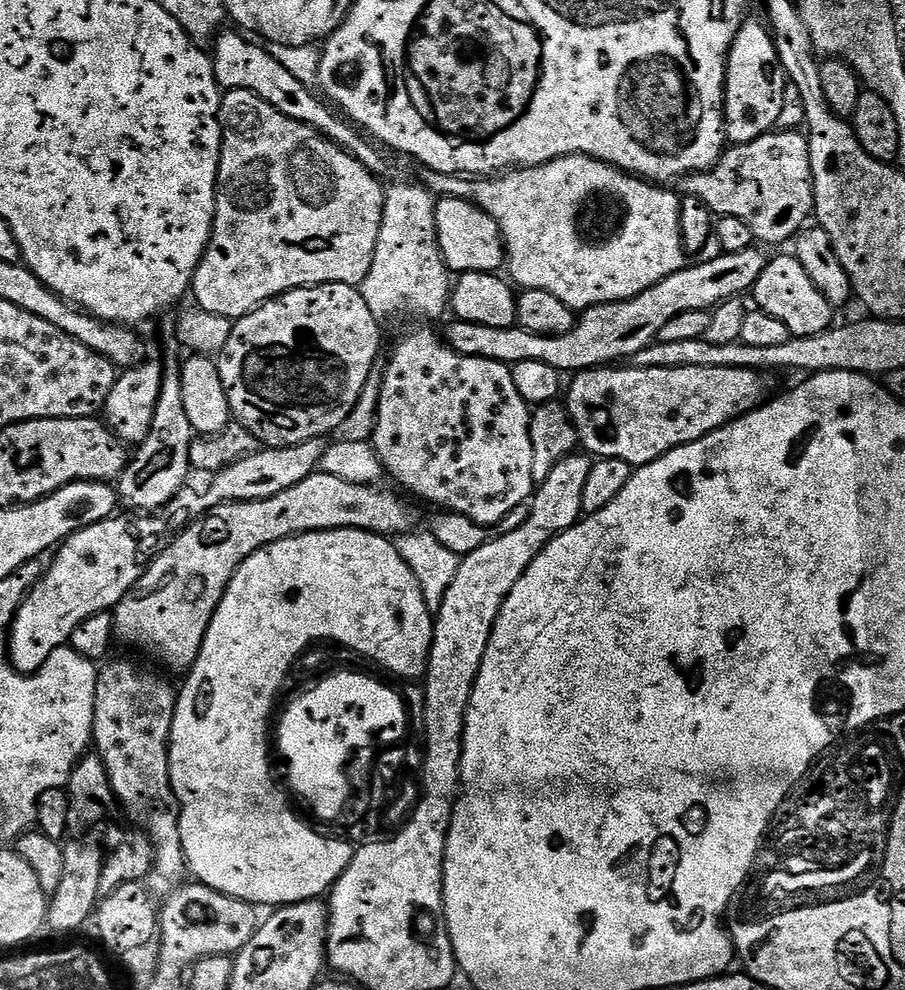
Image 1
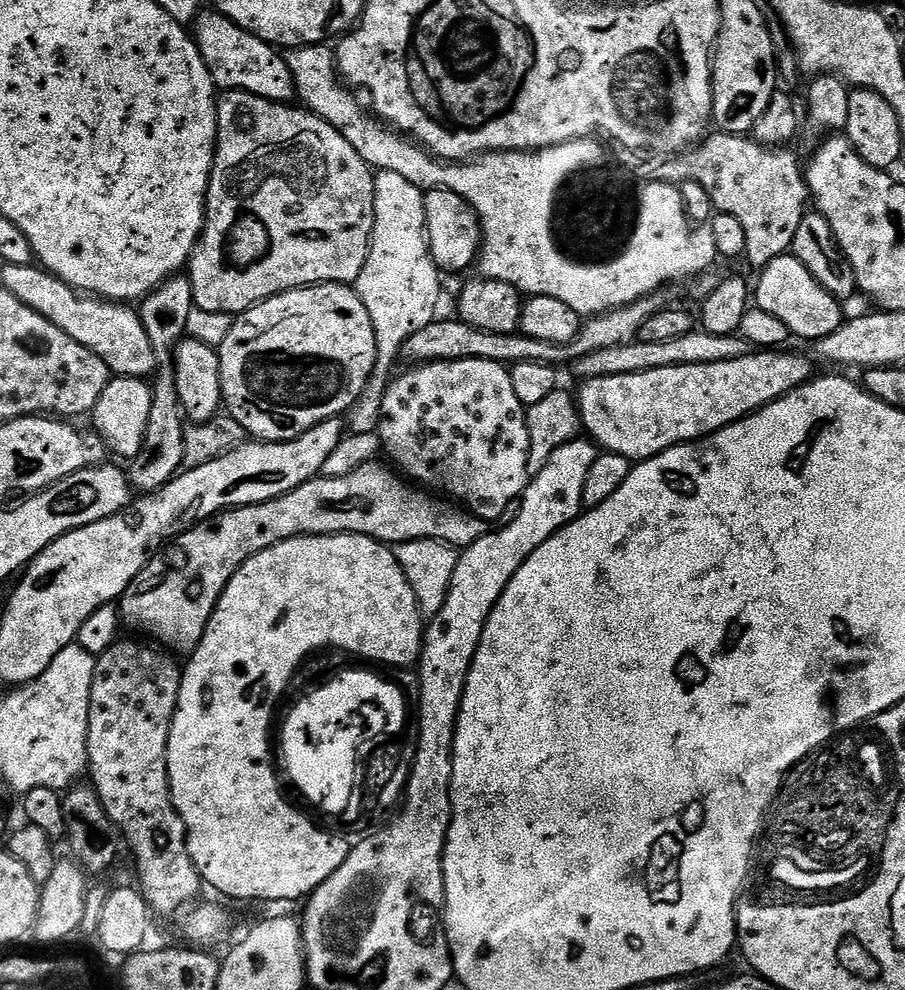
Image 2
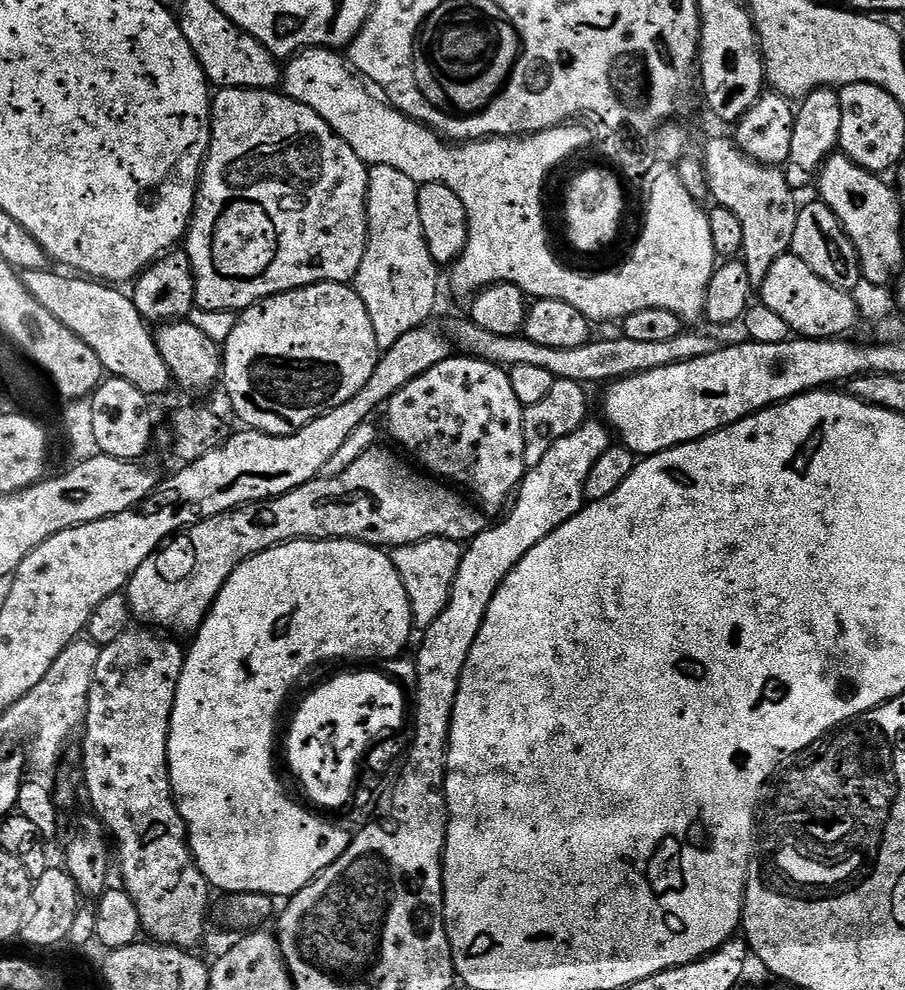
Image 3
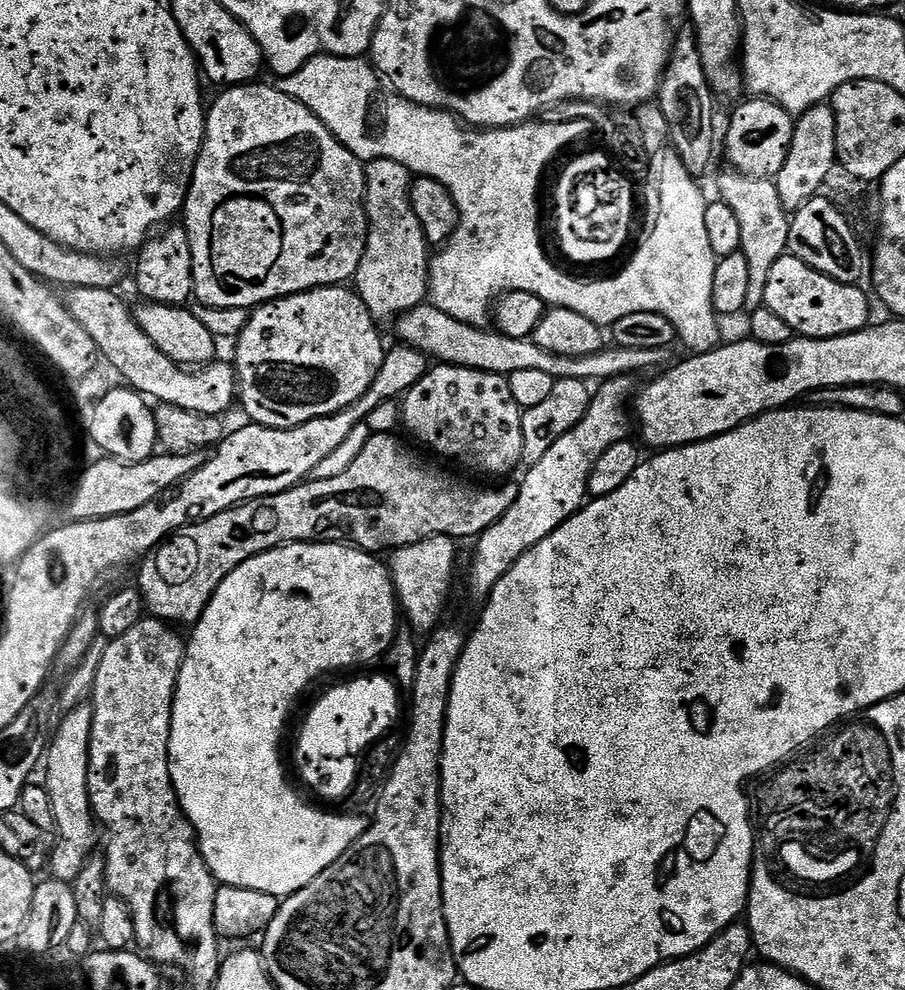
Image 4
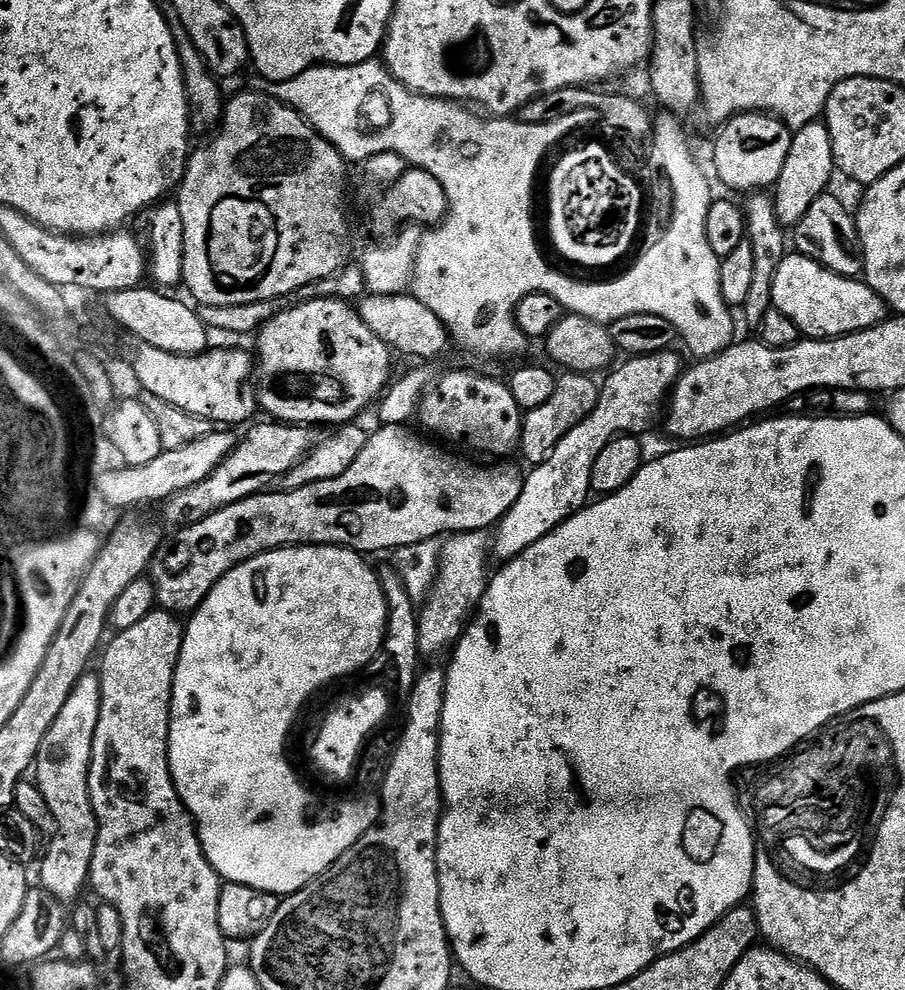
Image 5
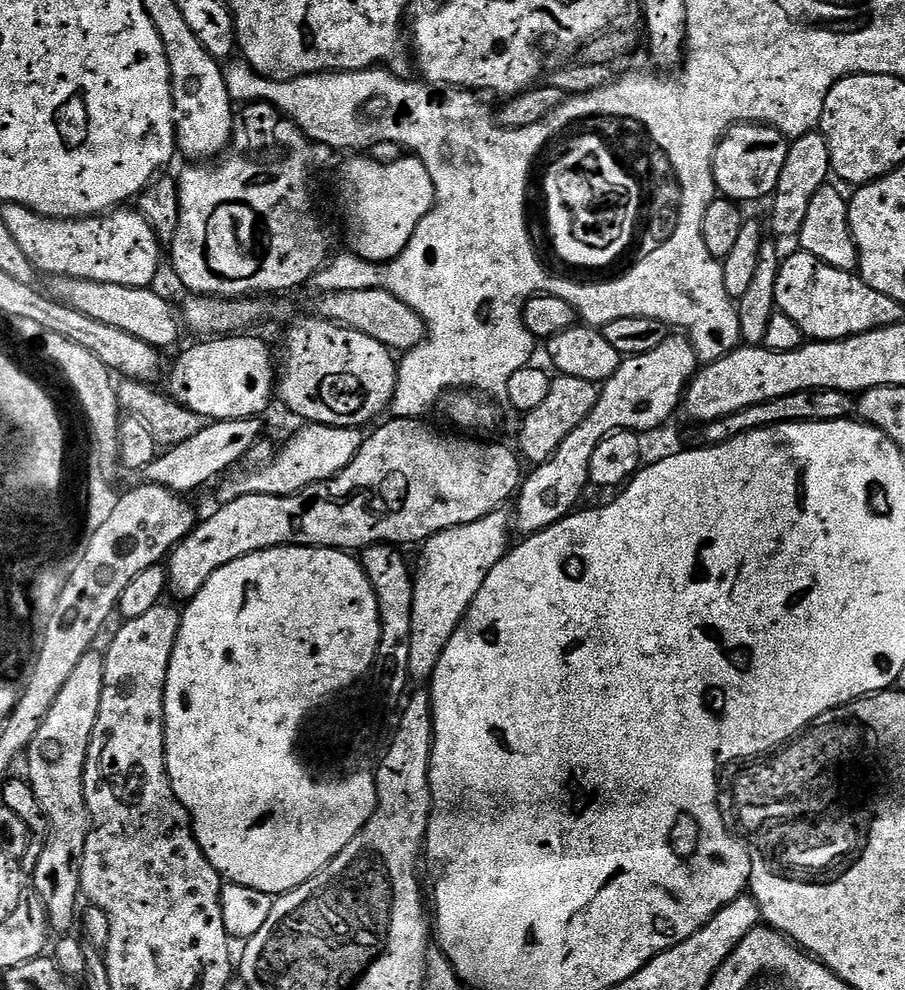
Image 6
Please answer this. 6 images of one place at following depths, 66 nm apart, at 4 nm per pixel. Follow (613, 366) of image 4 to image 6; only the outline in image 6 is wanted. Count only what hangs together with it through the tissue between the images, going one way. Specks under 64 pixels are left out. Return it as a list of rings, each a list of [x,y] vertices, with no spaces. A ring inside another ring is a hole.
[[[385,289],[338,292],[325,295],[322,302],[324,302],[323,315],[327,319],[366,334],[374,338],[374,342],[382,342],[382,346],[392,349],[393,353],[408,352],[411,348],[417,348],[426,339],[426,329],[420,315],[410,310],[410,306],[406,306],[399,296],[390,294]]]

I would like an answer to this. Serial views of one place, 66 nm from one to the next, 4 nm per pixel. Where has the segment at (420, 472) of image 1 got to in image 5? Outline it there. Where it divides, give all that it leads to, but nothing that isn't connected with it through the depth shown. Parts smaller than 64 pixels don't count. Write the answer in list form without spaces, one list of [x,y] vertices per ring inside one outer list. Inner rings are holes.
[[[448,372],[435,384],[436,381],[420,398],[418,421],[425,433],[433,432],[437,441],[445,440],[440,442],[480,456],[508,458],[519,449],[522,409],[503,379],[479,376],[476,372]]]

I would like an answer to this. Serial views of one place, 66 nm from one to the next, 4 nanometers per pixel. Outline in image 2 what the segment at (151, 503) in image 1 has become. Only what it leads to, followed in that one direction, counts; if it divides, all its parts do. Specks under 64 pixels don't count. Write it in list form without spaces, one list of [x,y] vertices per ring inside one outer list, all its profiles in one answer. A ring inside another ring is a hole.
[[[177,274],[162,281],[155,292],[144,297],[138,304],[138,315],[146,330],[146,338],[150,338],[150,346],[154,350],[156,359],[146,438],[143,439],[142,450],[131,459],[129,463],[131,466],[126,470],[129,484],[142,494],[151,494],[168,483],[183,465],[186,422],[183,408],[180,406],[178,390],[175,389],[175,352],[180,341],[186,336],[189,315],[195,307],[192,282],[184,274]]]

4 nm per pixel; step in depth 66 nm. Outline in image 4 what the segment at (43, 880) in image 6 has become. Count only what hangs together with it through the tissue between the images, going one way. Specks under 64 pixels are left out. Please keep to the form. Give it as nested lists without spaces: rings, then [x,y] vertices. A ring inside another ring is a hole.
[[[81,702],[74,707],[71,707],[68,710],[68,714],[64,718],[64,722],[51,733],[50,743],[47,745],[46,755],[42,760],[42,772],[44,770],[44,777],[42,777],[42,783],[45,788],[48,789],[48,793],[50,794],[50,806],[54,810],[54,822],[56,823],[56,827],[54,829],[55,840],[50,848],[50,869],[52,868],[52,872],[50,872],[51,879],[53,880],[62,880],[65,882],[71,882],[78,878],[78,874],[82,870],[82,866],[88,861],[88,857],[93,855],[97,851],[96,848],[96,828],[98,832],[98,824],[94,819],[94,813],[92,810],[92,803],[90,802],[90,794],[88,793],[88,763],[90,762],[90,742],[92,741],[92,709],[89,707],[87,703]]]

